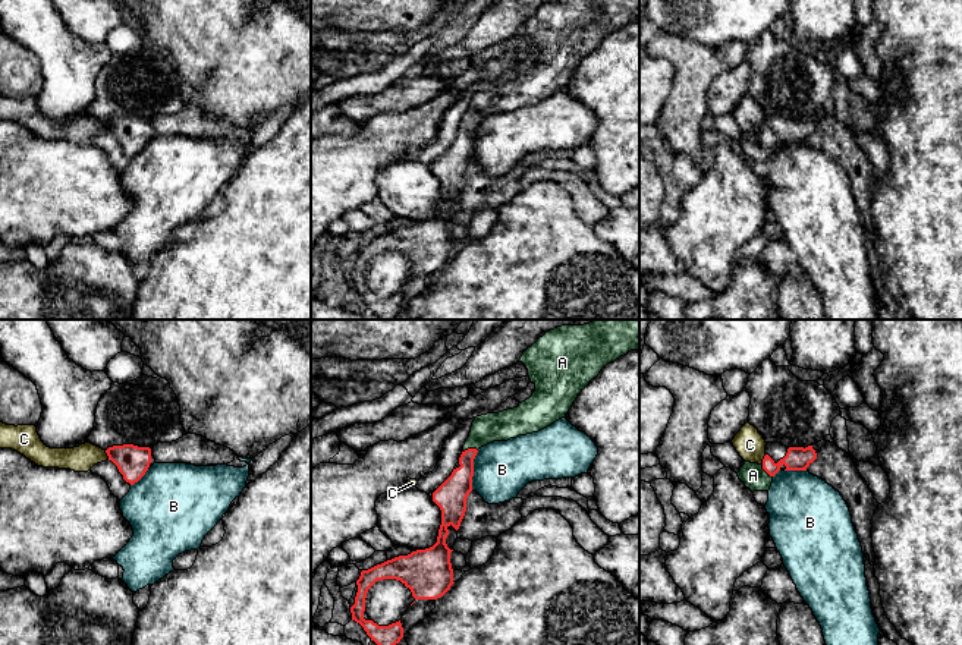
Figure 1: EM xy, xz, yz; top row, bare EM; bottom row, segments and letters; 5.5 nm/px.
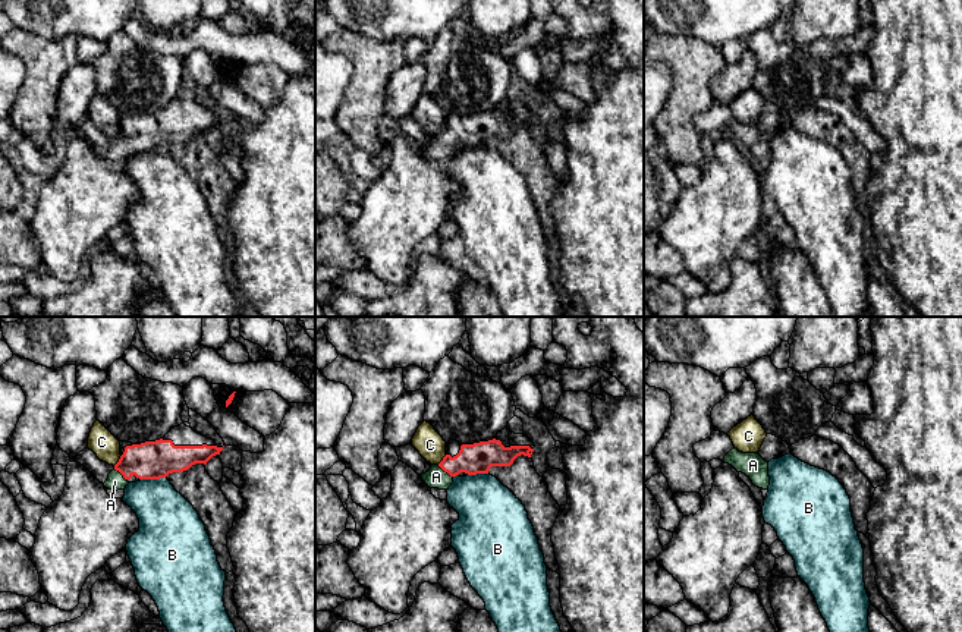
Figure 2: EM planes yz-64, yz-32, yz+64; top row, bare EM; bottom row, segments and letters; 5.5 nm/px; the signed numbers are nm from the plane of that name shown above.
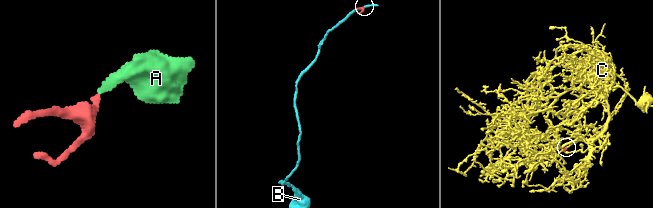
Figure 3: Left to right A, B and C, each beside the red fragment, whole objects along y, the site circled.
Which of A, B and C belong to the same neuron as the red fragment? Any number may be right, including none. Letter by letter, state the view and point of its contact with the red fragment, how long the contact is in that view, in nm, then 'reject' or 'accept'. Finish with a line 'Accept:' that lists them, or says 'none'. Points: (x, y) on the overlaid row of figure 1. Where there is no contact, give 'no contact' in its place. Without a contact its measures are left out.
A: meets red in xz at (470, 449); contact 90 nm long; accept
B: meets red in xz at (472, 471); contact 220 nm long; reject
C: meets red in xy at (107, 455); contact 60 nm long; reject
Accept: A

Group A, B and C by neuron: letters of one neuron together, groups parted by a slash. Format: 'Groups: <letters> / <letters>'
Groups: A / B / C

